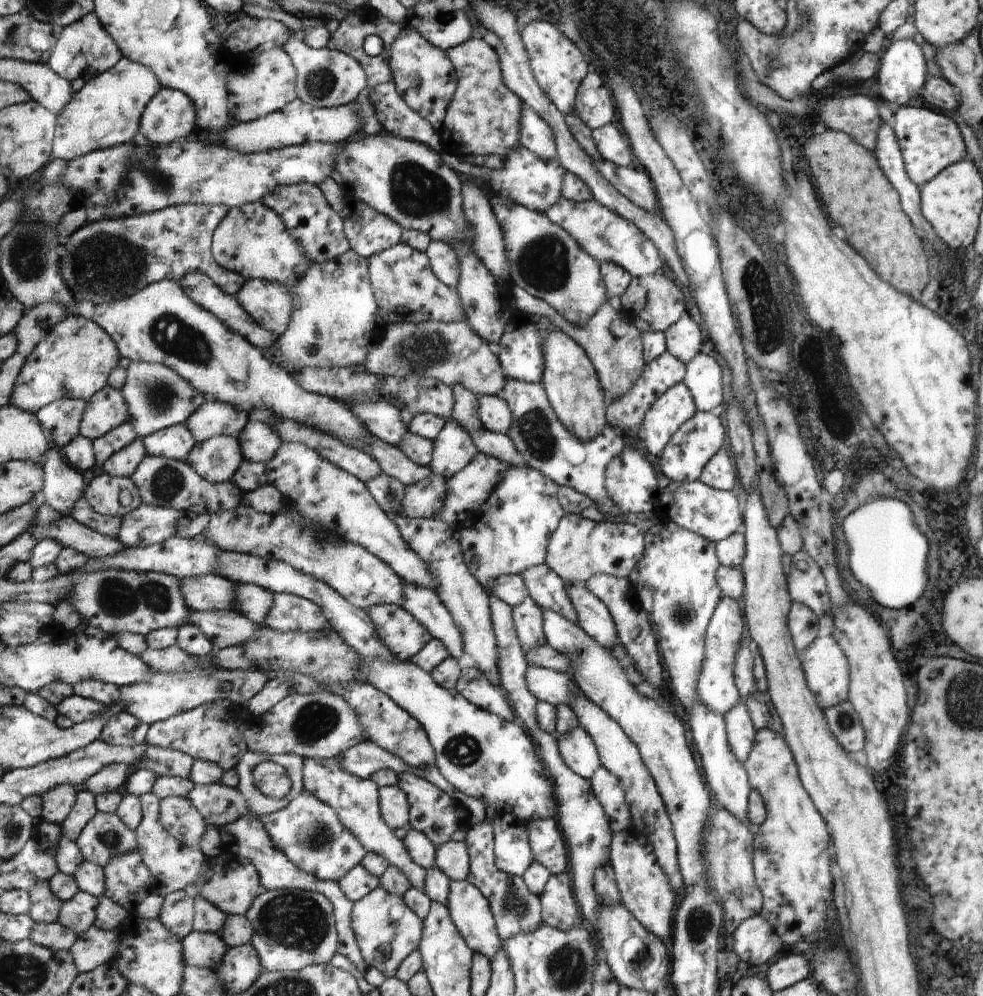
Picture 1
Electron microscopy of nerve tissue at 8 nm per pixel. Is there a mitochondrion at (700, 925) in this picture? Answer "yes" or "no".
yes

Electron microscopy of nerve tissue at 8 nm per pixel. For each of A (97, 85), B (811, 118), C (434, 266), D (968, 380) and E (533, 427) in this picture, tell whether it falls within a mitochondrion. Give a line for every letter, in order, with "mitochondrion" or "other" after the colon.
A: other
B: other
C: other
D: other
E: mitochondrion

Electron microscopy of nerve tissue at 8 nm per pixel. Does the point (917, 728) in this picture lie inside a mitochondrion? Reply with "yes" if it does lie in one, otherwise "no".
no

